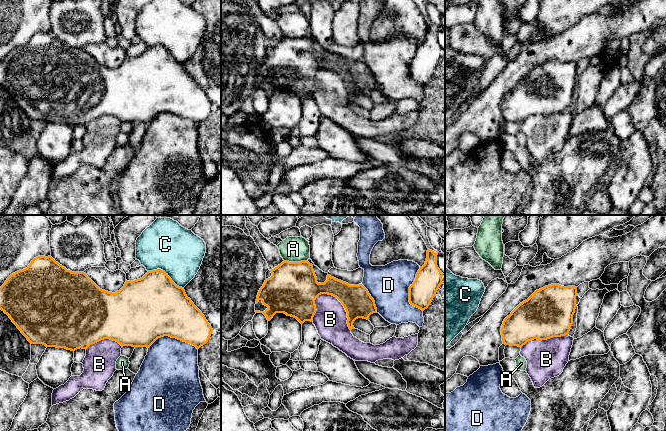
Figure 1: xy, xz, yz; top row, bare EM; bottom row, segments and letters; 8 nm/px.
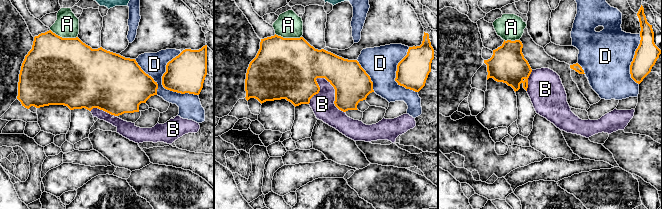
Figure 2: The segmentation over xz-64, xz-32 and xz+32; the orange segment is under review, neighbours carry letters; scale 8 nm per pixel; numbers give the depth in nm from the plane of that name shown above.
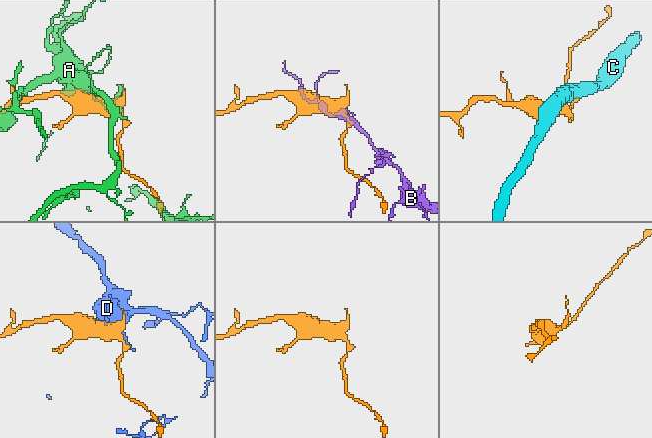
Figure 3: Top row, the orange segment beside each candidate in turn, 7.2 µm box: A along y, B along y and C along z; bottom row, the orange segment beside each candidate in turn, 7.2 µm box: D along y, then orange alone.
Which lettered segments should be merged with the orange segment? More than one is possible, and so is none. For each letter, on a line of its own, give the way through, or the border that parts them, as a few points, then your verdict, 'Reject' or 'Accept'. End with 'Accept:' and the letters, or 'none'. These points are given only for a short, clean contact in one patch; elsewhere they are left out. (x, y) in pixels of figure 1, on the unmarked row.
A: Reject
B: Boundary: xz (319, 70), (331, 70), (341, 79), (350, 106). Reject
C: Reject
D: Reject
Accept: none

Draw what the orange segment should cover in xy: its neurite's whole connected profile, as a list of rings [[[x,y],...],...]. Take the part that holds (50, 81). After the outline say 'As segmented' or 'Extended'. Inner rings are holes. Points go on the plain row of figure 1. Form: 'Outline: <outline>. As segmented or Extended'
Outline: [[[51,32],[34,34],[27,44],[11,50],[0,63],[0,85],[9,92],[31,120],[65,124],[75,127],[110,115],[123,122],[149,124],[158,114],[169,112],[199,125],[213,108],[202,88],[187,73],[184,64],[177,62],[161,45],[148,47],[142,54],[125,58],[117,68],[100,65],[84,48],[72,48]]]. As segmented

